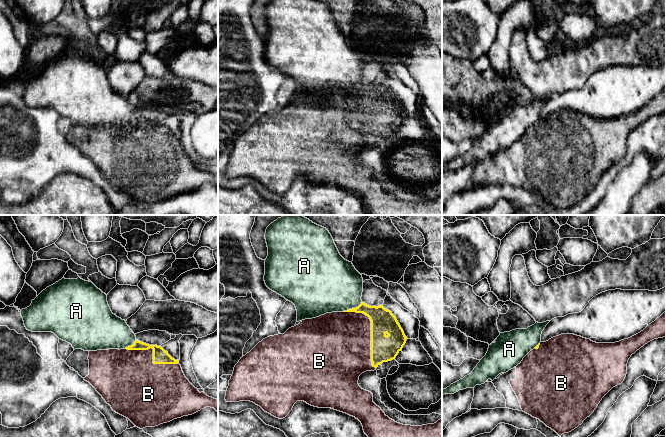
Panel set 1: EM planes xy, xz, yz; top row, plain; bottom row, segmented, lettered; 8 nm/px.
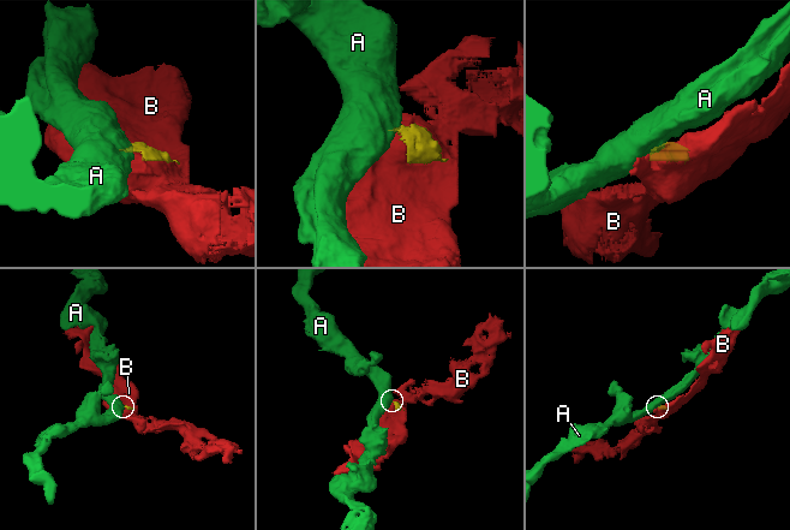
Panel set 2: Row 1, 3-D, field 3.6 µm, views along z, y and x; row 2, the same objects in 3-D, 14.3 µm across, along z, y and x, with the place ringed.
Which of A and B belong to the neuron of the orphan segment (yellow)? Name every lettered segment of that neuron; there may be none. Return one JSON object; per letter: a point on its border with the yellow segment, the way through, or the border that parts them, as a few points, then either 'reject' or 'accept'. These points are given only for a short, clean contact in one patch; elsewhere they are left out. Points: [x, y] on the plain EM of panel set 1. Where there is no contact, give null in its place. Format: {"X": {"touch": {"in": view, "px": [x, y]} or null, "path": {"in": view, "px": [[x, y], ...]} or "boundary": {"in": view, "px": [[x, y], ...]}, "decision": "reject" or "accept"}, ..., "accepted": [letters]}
{"A": {"touch": {"in": "xz", "px": [352, 84]}, "boundary": {"in": "xz", "px": [[361, 77], [357, 82], [342, 87]]}, "decision": "reject"}, "B": {"touch": {"in": "xz", "px": [371, 106]}, "decision": "accept"}, "accepted": ["B"]}

